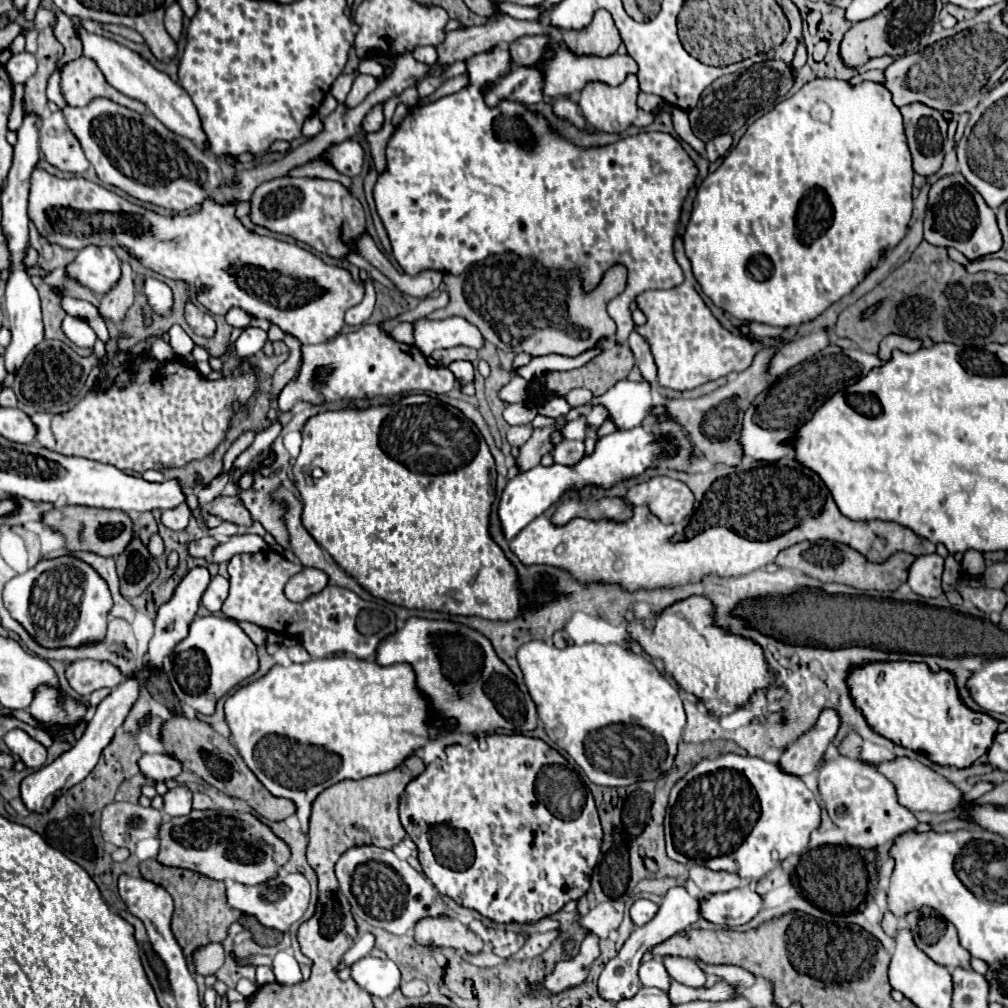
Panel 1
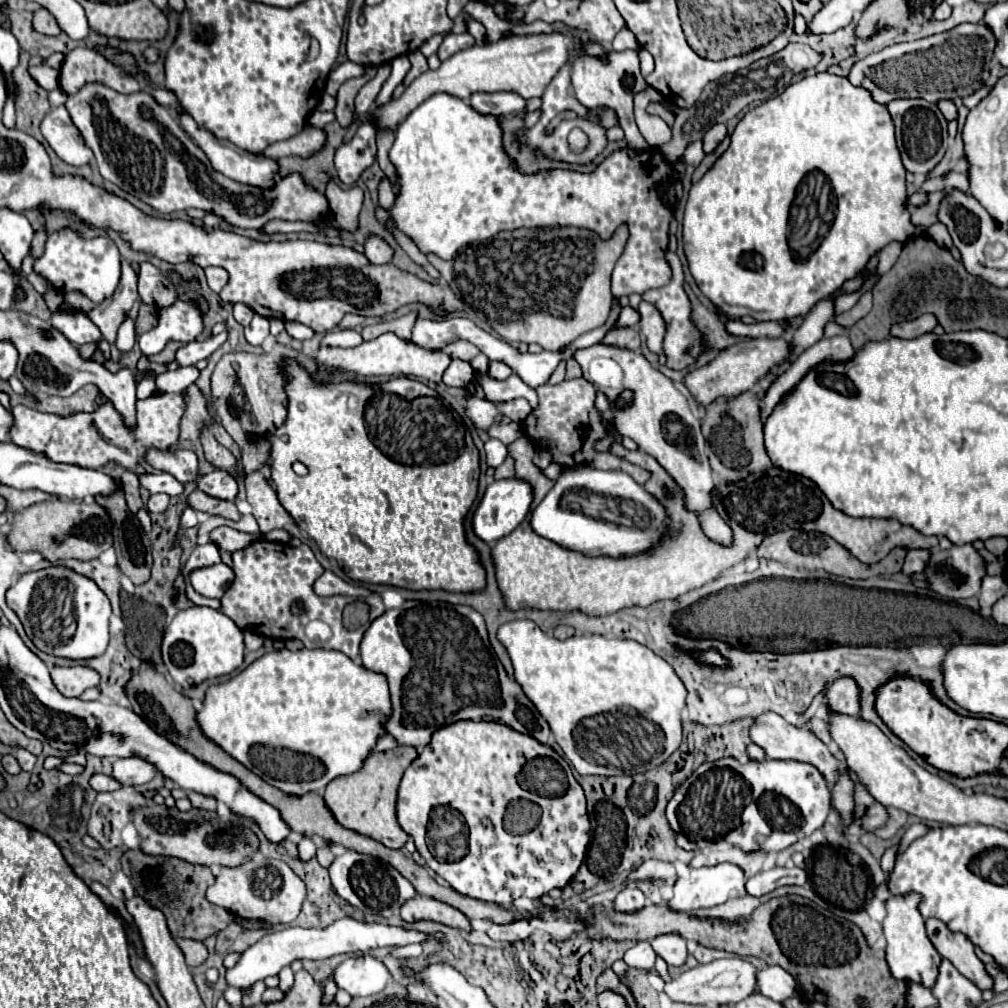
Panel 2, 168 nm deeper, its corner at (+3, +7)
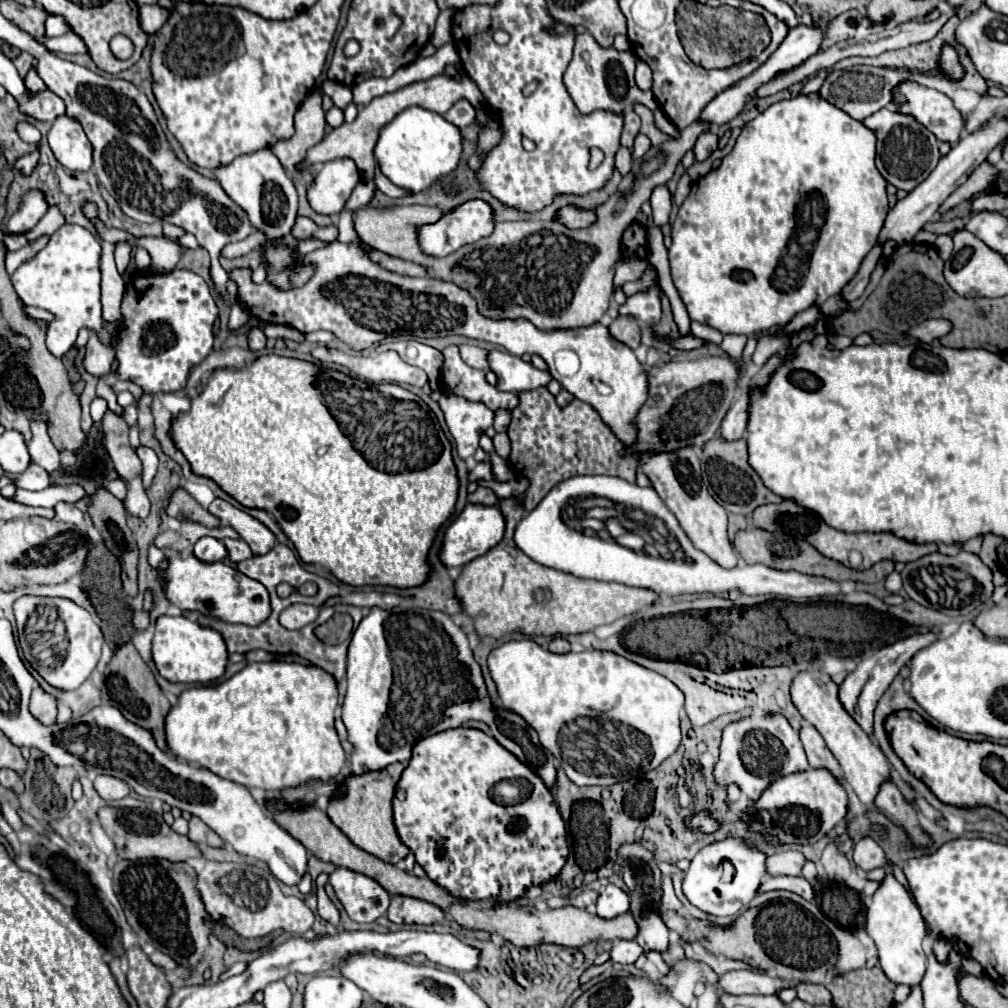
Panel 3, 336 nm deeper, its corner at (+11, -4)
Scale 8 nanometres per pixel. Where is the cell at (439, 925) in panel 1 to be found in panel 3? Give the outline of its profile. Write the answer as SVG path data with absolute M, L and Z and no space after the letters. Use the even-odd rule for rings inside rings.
M393 896L387 918L393 924L439 924L445 920L445 912L441 908L407 896Z

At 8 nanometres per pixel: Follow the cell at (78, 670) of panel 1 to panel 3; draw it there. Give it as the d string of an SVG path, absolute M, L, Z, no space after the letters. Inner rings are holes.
M37 686L33 690L29 708L31 708L33 716L37 716L43 724L53 724L57 718L57 698L51 696L49 692L45 692L41 686Z

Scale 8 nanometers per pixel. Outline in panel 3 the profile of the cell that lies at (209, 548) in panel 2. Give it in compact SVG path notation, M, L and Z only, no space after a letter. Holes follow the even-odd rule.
M201 538L201 540L195 544L193 554L195 554L197 560L207 562L207 564L221 562L221 560L227 556L225 546L221 544L221 540L215 540L215 538Z

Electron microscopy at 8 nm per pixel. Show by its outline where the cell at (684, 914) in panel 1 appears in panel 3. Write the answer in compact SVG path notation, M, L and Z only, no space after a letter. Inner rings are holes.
M723 840L723 842L717 842L717 844L705 846L705 848L703 848L701 852L697 852L697 856L691 860L691 868L685 872L685 878L683 878L683 894L687 896L687 900L689 900L695 908L699 908L699 910L703 910L703 912L707 912L707 914L713 914L713 916L733 916L733 914L737 914L745 904L749 904L751 900L751 907L754 903L756 905L757 899L766 899L763 901L768 903L775 899L791 900L788 896L796 895L797 900L795 901L799 900L799 895L786 890L775 890L757 894L757 888L759 888L763 876L765 876L765 866L763 866L763 856L761 856L761 852L757 852L755 848L747 848L747 846L739 844L739 840ZM723 860L729 860L729 862L733 864L733 868L735 868L735 876L733 876L733 880L731 880L729 886L723 886L723 880L721 880L721 862L723 862Z

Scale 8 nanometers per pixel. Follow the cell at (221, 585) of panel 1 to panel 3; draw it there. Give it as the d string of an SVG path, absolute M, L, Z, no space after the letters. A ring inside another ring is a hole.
M173 556L169 558L167 574L159 572L159 576L163 580L169 602L175 604L179 610L193 610L197 614L217 616L225 622L247 626L255 626L269 616L269 594L265 586L249 580L247 576L239 574L223 562L205 564L195 556L189 556L187 560L179 560L179 556Z

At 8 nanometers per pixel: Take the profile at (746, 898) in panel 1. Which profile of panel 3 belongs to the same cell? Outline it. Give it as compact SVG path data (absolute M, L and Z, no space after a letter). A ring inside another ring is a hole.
M769 876L761 882L757 892L763 894L763 892L771 892L771 890L789 890L789 892L803 896L805 900L813 898L811 884L801 876Z

